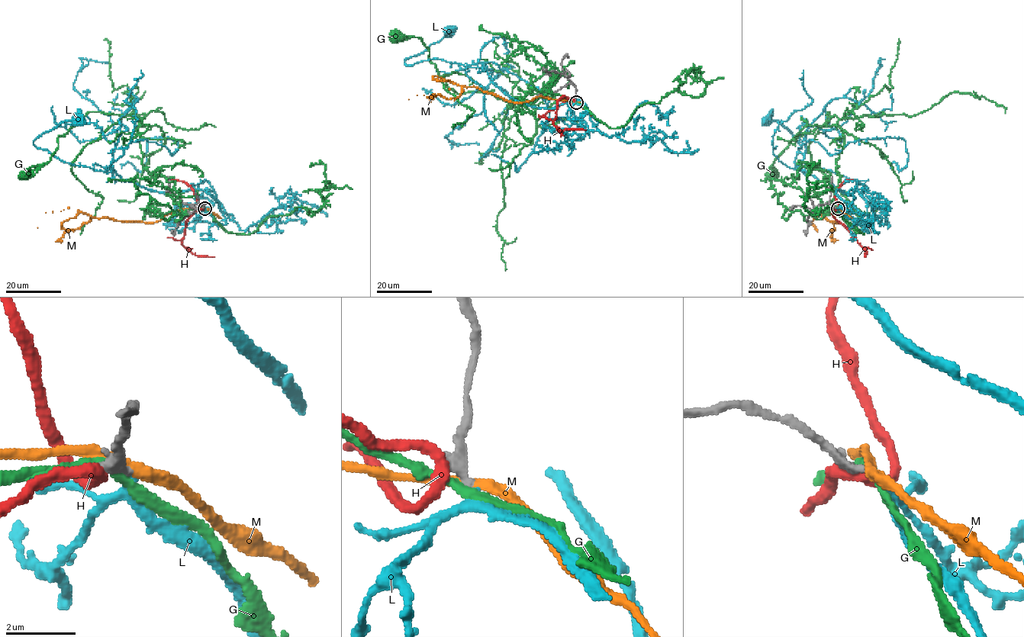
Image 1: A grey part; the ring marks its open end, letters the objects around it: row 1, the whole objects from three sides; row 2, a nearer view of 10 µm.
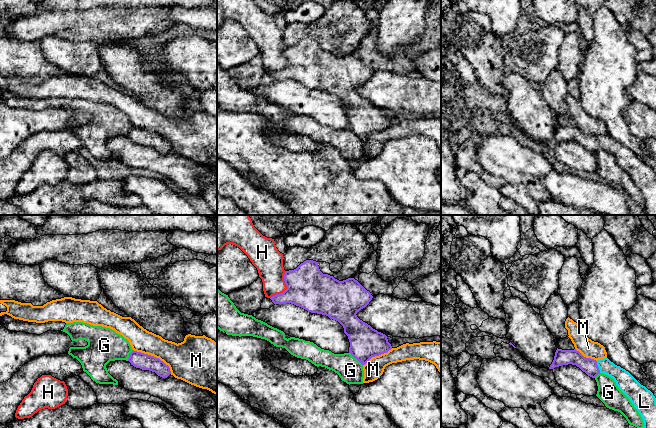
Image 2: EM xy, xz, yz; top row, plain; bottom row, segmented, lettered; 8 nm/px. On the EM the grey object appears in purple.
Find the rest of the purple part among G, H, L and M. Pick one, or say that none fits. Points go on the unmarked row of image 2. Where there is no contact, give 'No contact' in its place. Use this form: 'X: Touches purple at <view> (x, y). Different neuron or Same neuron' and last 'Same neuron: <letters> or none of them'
G: Touches purple at xz (356, 134). Different neuron
H: Touches purple at xz (287, 64). Different neuron
L: Touches purple at yz (598, 143). Same neuron
M: Touches purple at xy (153, 132). Different neuron
Same neuron: L

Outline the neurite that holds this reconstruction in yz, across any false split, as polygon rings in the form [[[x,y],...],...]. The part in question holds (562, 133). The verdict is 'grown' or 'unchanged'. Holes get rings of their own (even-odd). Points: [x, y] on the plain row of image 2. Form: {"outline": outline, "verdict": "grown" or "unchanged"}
{"outline": [[[558,125],[549,145],[562,141],[576,141],[588,152],[595,154],[599,149],[614,155],[618,164],[630,175],[641,191],[646,215],[656,215],[656,174],[628,147],[615,141],[608,134],[594,136],[584,133],[579,127]]], "verdict": "grown"}

